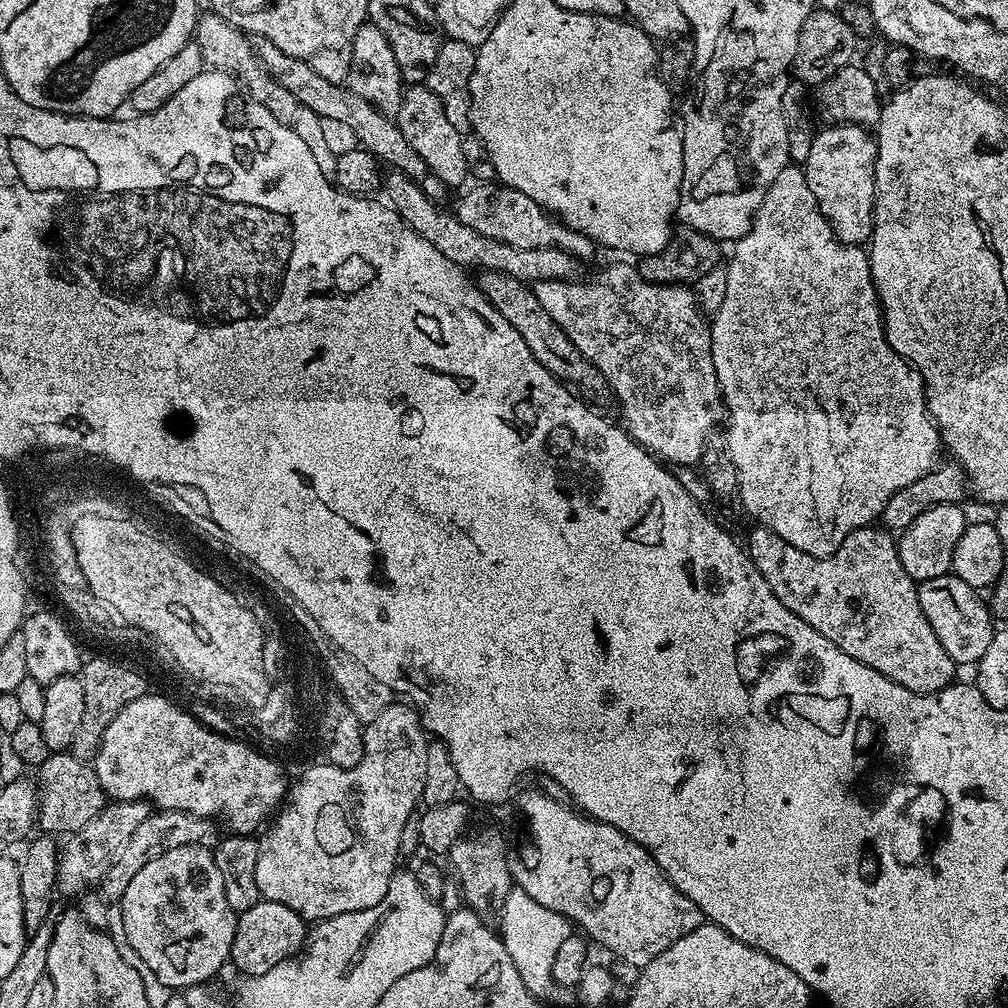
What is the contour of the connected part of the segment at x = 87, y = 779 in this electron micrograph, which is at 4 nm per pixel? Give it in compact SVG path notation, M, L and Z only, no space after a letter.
M71 751L54 752L40 765L36 819L41 833L71 834L82 830L82 826L86 826L90 818L94 818L103 810L105 803L106 797L96 777L95 767L89 761L74 758Z

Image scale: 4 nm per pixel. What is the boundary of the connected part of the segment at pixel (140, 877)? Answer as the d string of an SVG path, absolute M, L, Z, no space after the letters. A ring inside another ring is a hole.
M203 843L187 844L186 846L178 846L177 848L166 850L162 854L158 854L158 858L146 862L146 866L142 866L142 870L138 870L138 874L134 874L134 878L130 878L130 886L126 886L126 894L118 902L118 908L120 908L120 920L118 920L118 924L119 927L124 929L128 945L132 947L134 954L138 954L139 963L144 968L154 970L158 982L162 982L169 990L192 988L195 984L211 981L211 976L223 964L227 965L232 955L237 913L233 912L230 902L226 902L226 890L222 890L222 874L218 874L218 866L214 862L212 852L209 849L204 849L204 847Z

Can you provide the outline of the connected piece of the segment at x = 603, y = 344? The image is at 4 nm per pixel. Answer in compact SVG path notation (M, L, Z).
M635 263L612 264L605 272L597 274L593 280L538 280L535 281L534 291L538 302L542 302L546 314L554 320L557 326L574 342L574 346L588 359L595 368L599 370L604 379L607 391L616 395L620 403L620 416L623 427L629 436L642 447L647 448L653 456L672 466L696 466L699 465L700 456L704 452L705 444L709 443L708 431L712 428L712 407L718 404L718 385L716 382L716 371L712 361L712 334L709 321L705 313L701 312L700 305L696 303L696 294L691 287L682 284L655 284L640 277L640 269Z

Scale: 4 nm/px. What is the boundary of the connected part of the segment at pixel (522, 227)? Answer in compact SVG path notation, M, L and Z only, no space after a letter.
M476 182L471 186L473 188L463 189L465 192L457 198L456 208L454 207L454 214L462 226L470 226L470 230L478 230L478 234L486 234L486 238L494 238L494 242L509 244L517 250L557 248L569 252L581 262L587 262L598 252L596 241L566 227L553 213L538 206L534 198L526 198L522 190L514 190L499 182Z

